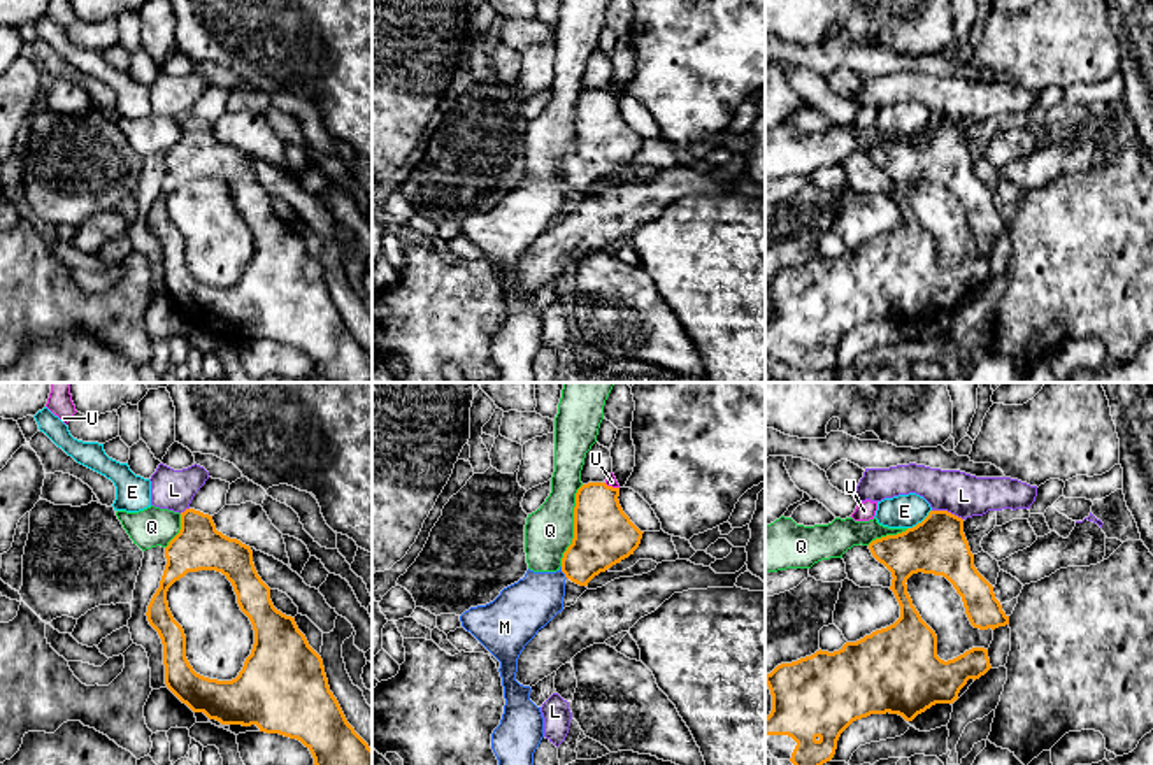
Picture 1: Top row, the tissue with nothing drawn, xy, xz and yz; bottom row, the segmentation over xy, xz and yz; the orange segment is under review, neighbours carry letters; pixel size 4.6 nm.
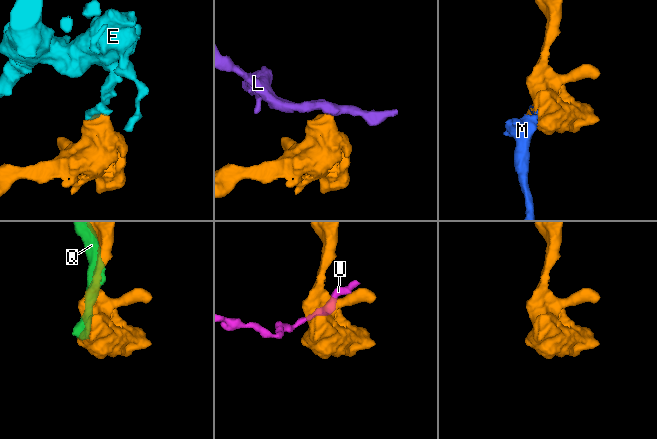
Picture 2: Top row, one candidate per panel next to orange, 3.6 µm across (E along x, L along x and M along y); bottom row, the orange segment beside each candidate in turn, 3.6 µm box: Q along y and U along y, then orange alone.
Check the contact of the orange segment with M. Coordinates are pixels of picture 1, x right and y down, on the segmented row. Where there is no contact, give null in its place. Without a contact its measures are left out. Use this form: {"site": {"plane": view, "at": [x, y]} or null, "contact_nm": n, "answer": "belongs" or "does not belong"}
{"site": {"plane": "xz", "at": [562, 571]}, "contact_nm": 70, "answer": "does not belong"}

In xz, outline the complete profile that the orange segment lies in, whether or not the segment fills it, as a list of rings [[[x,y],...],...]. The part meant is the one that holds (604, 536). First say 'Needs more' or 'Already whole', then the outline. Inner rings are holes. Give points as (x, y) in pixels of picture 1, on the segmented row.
Already whole. [[[583,484],[576,493],[574,539],[562,558],[562,572],[579,586],[634,554],[642,533],[619,505],[619,488]]]

